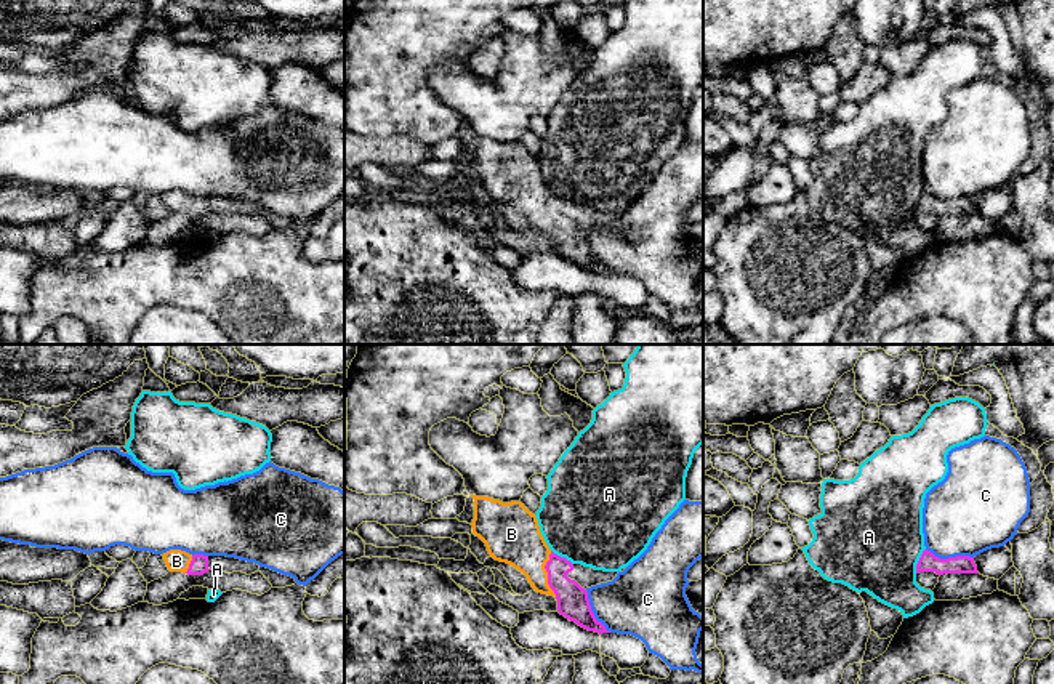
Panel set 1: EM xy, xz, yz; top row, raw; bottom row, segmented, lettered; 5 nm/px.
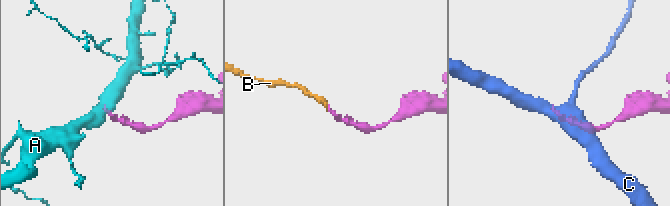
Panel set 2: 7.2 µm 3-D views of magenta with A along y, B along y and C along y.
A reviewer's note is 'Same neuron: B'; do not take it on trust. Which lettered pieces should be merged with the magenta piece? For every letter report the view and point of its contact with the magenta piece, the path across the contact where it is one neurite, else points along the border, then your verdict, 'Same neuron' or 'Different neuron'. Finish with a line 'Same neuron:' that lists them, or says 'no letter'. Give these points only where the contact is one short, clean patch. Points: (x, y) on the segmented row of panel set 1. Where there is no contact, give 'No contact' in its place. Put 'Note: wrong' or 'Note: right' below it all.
A: Touches magenta at yz (918, 561). Boundary: yz (925, 548), (915, 572). Different neuron
B: Touches magenta at xz (548, 575). Path across: xz (572, 599), (548, 575), (514, 539). Same neuron
C: Touches magenta at yz (950, 558). Different neuron
Same neuron: B
Note: right

